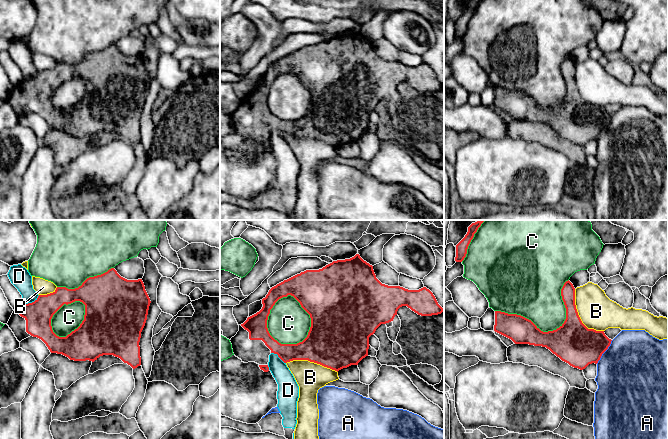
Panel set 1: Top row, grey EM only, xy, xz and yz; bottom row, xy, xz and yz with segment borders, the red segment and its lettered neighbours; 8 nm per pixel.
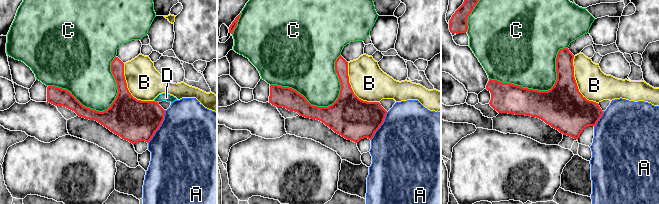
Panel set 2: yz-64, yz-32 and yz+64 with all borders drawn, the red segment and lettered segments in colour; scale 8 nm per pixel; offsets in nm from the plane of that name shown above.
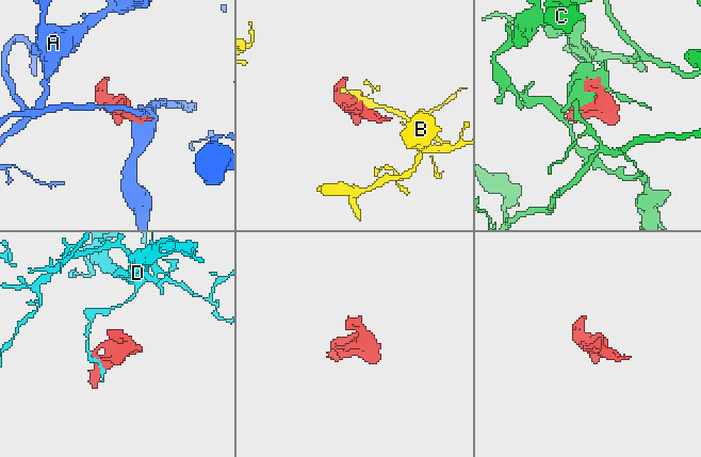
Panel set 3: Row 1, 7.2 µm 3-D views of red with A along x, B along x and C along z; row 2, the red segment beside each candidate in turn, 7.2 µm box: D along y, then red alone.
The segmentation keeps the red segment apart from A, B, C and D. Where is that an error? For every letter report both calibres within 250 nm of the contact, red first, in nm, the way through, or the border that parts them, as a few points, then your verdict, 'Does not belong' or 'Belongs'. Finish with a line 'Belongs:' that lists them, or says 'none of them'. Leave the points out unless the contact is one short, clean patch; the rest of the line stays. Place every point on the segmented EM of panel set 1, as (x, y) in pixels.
A: Thickness 320 nm (red) against 500 nm. Does not belong
B: Thickness 320 nm (red) against 280 nm. Does not belong
C: Thickness 170 nm (red) against 340 nm. Does not belong
D: Thickness 220 nm (red) against 160 nm. Does not belong
Belongs: none of them

